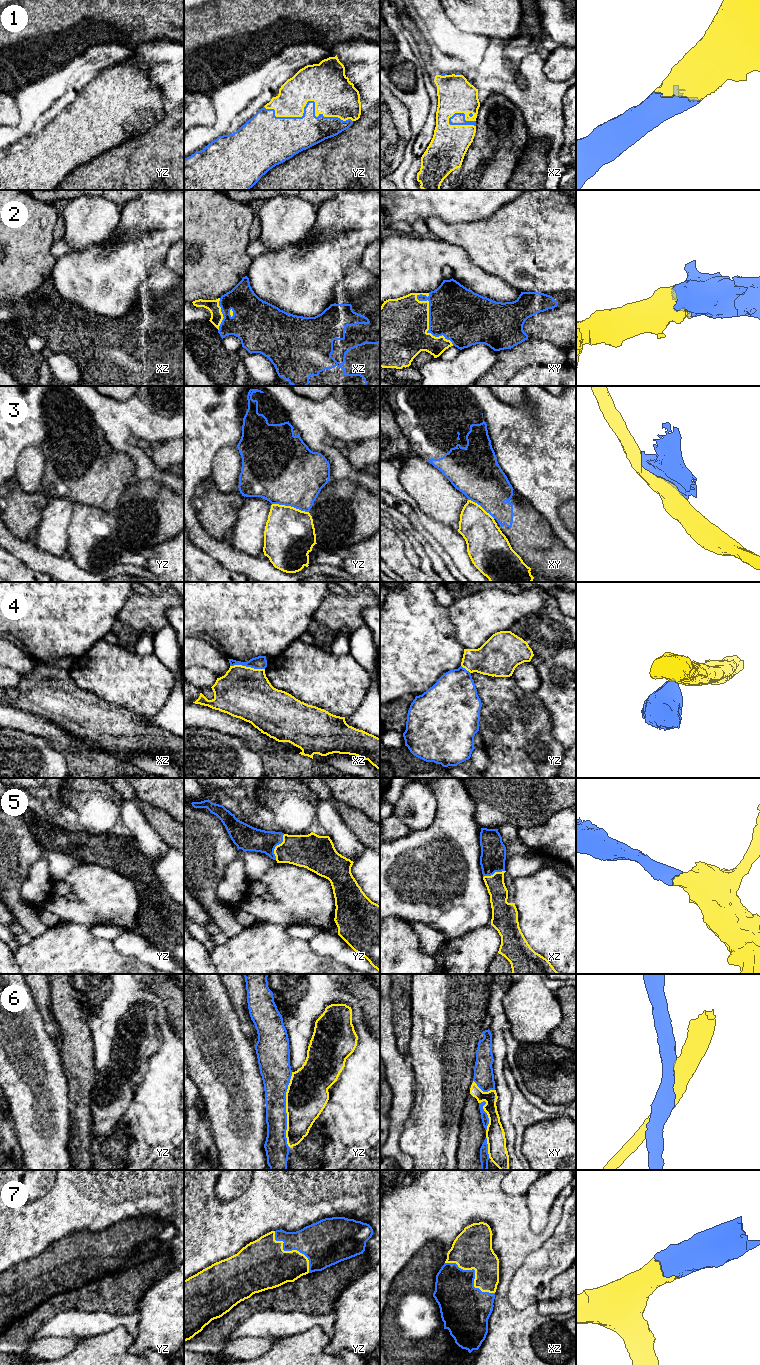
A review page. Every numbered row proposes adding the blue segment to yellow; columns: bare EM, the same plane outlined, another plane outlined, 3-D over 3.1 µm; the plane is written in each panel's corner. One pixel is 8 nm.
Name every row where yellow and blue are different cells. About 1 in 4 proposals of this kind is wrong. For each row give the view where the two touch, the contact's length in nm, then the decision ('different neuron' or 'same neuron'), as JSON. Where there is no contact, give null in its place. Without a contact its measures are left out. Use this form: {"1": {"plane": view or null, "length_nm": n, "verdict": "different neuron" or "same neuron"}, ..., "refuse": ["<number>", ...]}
{"1": {"plane": "yz", "length_nm": 700, "verdict": "same neuron"}, "2": {"plane": "xy", "length_nm": 500, "verdict": "same neuron"}, "3": {"plane": "yz", "length_nm": 300, "verdict": "different neuron"}, "4": {"plane": "xz", "length_nm": 280, "verdict": "different neuron"}, "5": {"plane": "yz", "length_nm": 220, "verdict": "same neuron"}, "6": {"plane": "yz", "length_nm": 600, "verdict": "different neuron"}, "7": {"plane": "xz", "length_nm": 480, "verdict": "same neuron"}, "refuse": ["3", "4", "6"]}

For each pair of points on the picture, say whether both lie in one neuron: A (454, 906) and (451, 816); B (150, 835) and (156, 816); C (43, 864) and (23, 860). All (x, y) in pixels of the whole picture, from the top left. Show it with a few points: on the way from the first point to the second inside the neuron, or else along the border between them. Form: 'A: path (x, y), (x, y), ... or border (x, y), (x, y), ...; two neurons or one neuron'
A: path (446, 884), (446, 854), (451, 844), (451, 838); one neuron
B: border (139, 807), (148, 824), (168, 844); two neurons
C: border (44, 856), (30, 867), (27, 877), (22, 882); two neurons

